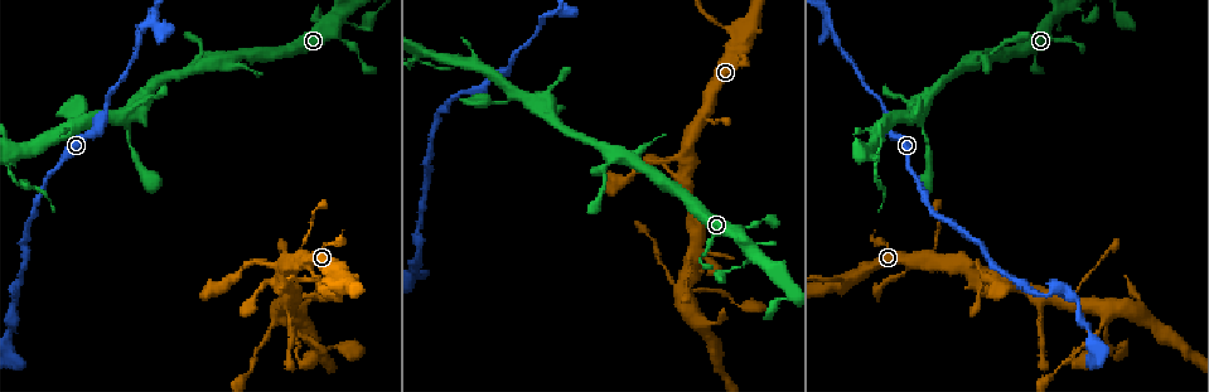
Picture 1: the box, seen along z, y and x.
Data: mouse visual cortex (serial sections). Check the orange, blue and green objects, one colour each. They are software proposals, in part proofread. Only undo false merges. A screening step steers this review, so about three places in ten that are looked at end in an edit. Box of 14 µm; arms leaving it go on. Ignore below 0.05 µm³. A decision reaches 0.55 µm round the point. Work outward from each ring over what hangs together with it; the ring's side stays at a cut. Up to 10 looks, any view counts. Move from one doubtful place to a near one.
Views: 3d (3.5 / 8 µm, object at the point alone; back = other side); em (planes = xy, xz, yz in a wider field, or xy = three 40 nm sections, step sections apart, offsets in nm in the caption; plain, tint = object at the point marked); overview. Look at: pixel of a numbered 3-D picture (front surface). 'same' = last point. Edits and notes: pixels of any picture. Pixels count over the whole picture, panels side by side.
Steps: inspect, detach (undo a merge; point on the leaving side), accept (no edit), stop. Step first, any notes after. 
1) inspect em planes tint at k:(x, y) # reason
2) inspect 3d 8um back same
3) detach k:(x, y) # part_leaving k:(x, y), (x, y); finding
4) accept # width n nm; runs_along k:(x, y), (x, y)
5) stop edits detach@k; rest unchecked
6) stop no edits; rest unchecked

inspect em xy step 3 tint at 1:(494, 104) # a narrow waist

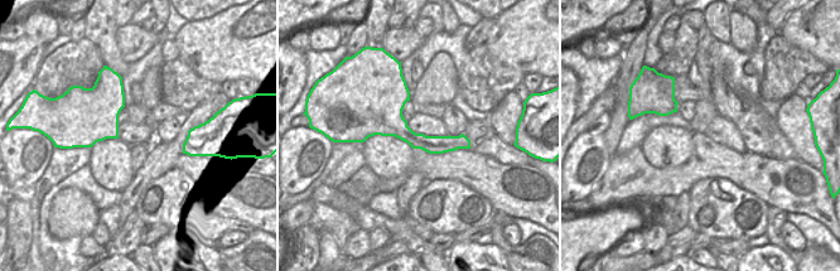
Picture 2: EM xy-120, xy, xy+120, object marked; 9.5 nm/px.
inspect 3d 3.5um same # wider look

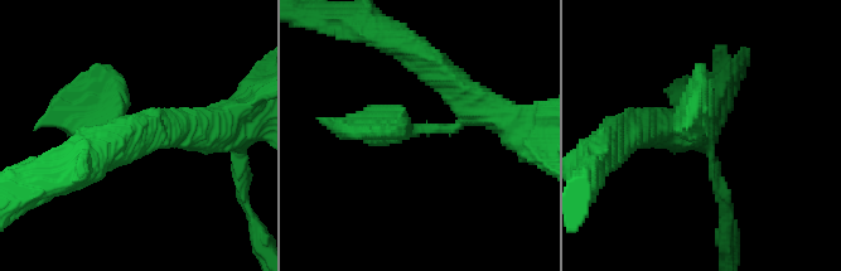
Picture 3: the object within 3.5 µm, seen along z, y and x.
accept # runs_along 3:(483, 109), (453, 129), (328, 122); all the same cell

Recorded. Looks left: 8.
inspect 3d 3.5um at 1:(17, 154)

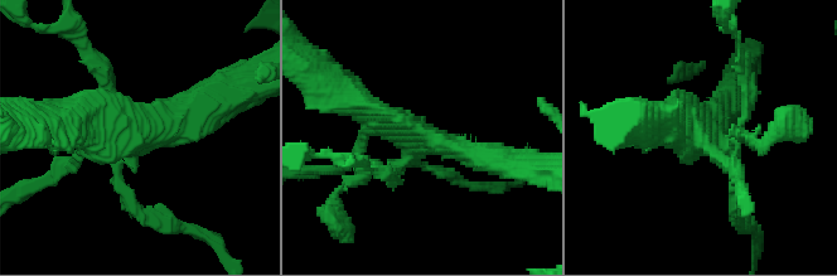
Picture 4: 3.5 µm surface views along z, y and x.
inspect em xy step 2 tint at 4:(710, 138)

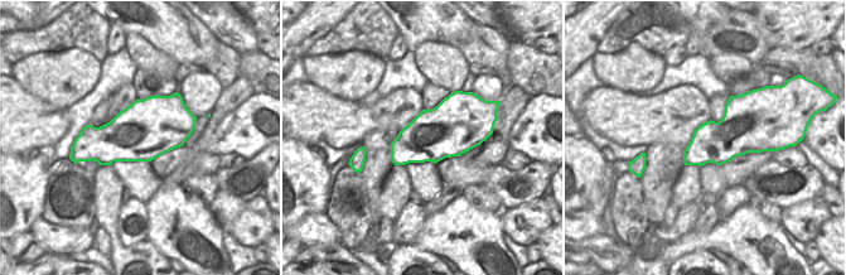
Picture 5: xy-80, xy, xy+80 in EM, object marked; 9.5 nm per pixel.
inspect em planes tint same

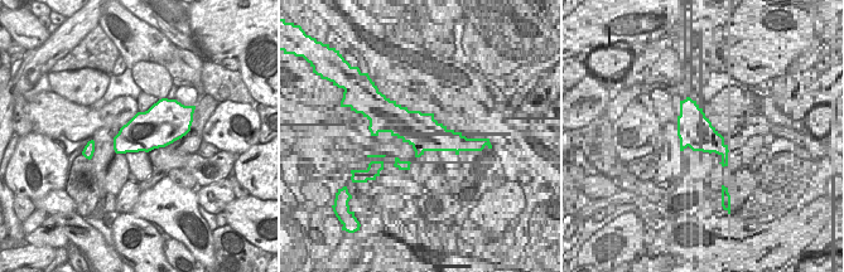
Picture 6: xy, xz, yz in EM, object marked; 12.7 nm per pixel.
detach 4:(733, 208) # part_leaving 4:(121, 160), (117, 187), (140, 214), (194, 230); a second cell is stuck on

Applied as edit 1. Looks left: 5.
inspect 3d 3.5um at 1:(1110, 315) # sharp bend

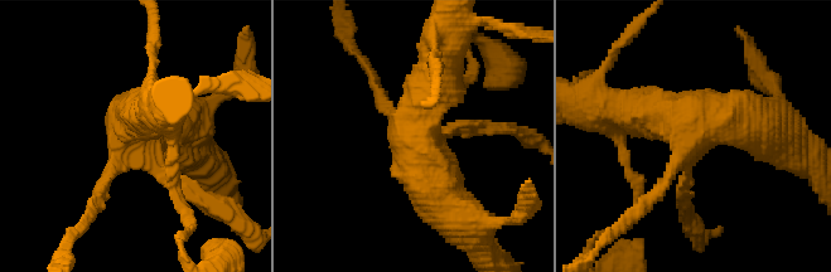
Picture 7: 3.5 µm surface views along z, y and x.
inspect em planes tint at 7:(694, 141) # arms 4; arm_widths 150, 200, 500, 600 nm

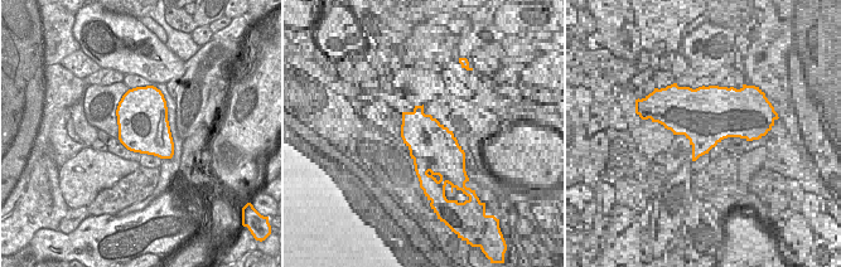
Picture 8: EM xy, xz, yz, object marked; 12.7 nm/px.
inspect em xy step 1 tint same # another direction

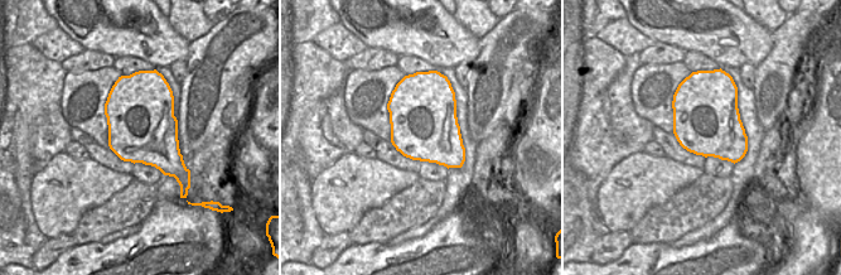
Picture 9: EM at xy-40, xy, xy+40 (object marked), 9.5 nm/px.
accept # runs_along 7:(436, 59), (418, 156), (452, 214); continuous, no second cell

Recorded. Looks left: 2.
inspect 3d 3.5um at 1:(556, 12) # sharp bend

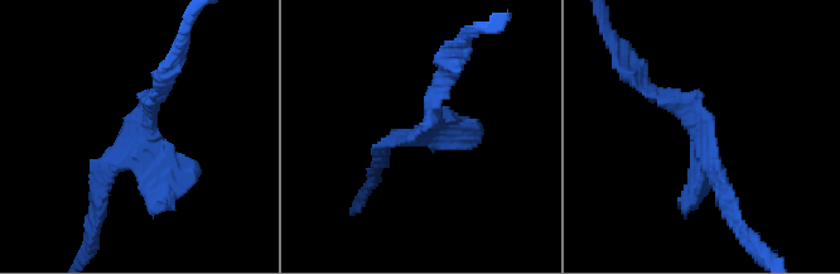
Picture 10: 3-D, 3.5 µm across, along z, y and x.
inspect em xy step 1 tint at 10:(416, 135) # shape alone is not enough

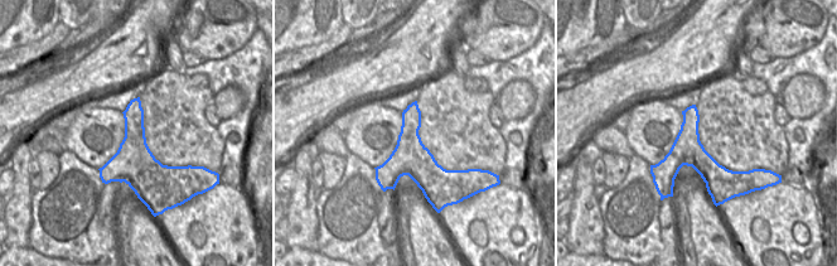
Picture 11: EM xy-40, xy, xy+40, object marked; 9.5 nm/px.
accept # width 340 nm; runs_along 10:(381, 162), (397, 133), (478, 140); all the same cell

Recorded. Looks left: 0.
stop edits detach@4; rest unchecked

